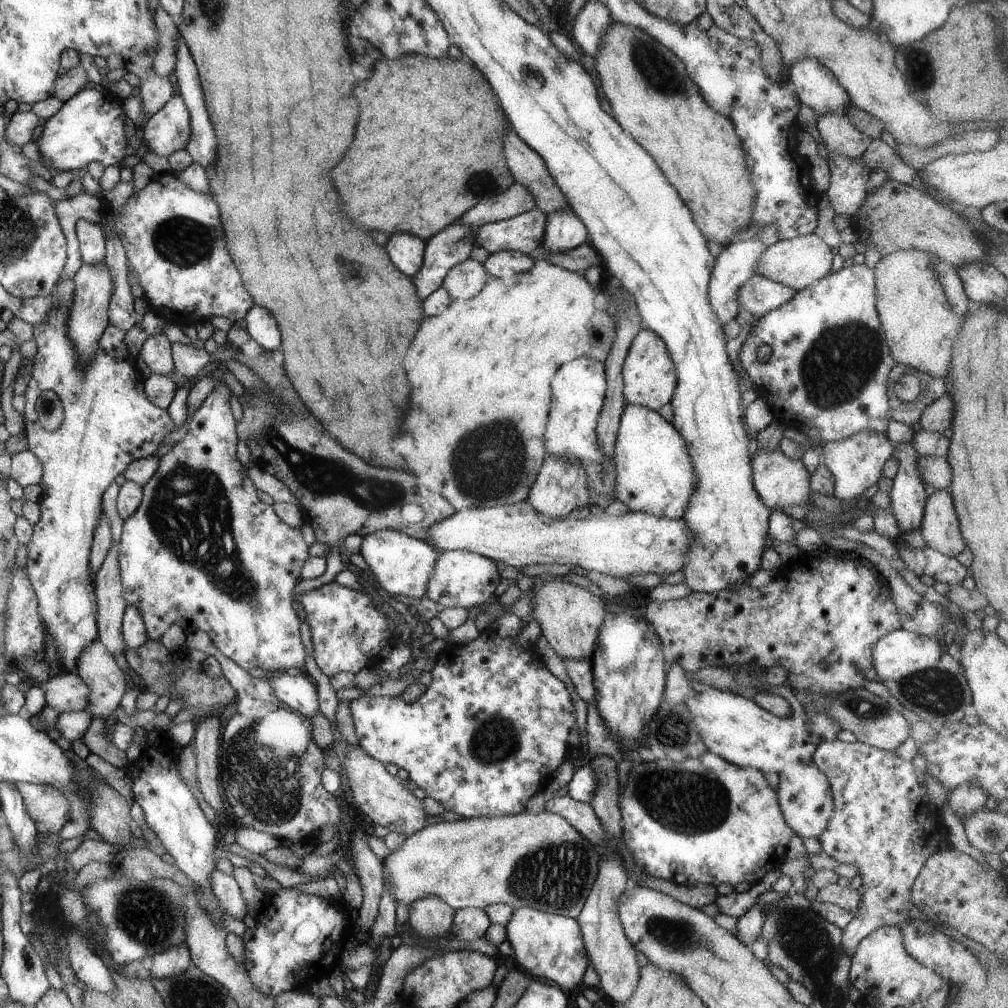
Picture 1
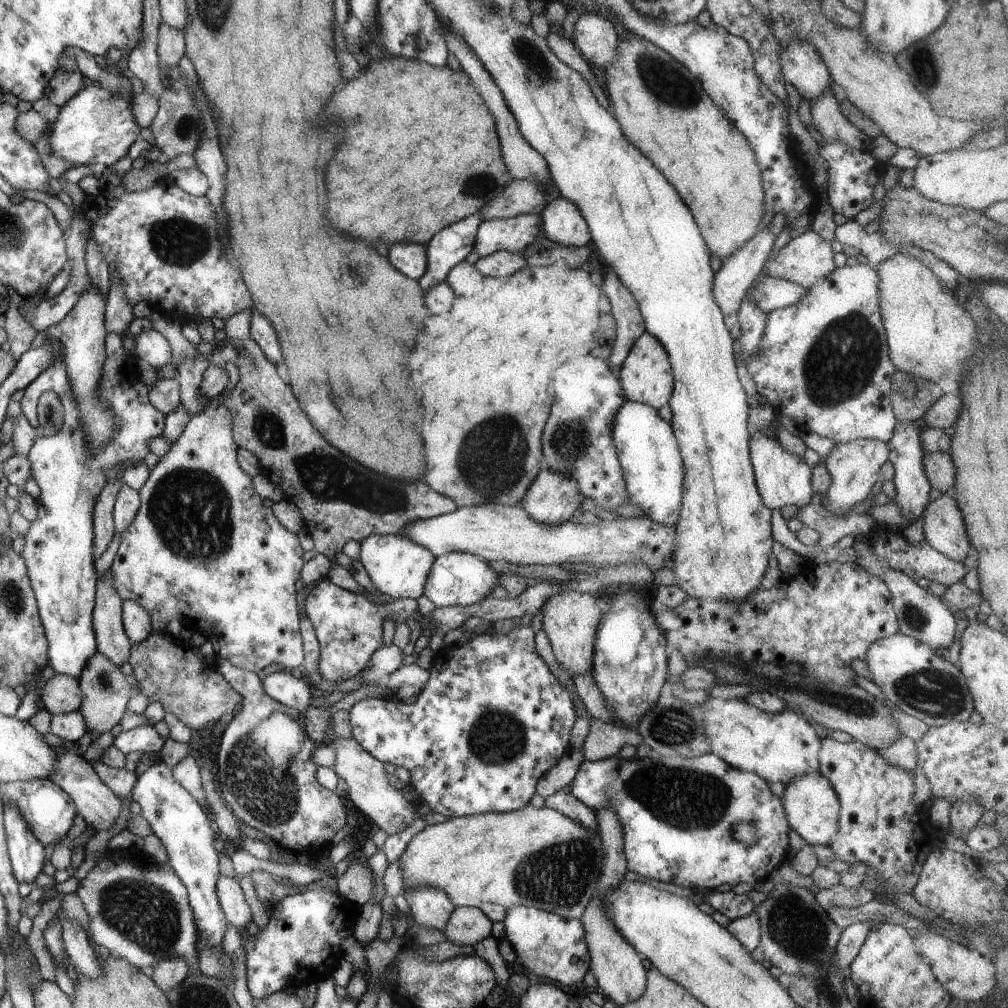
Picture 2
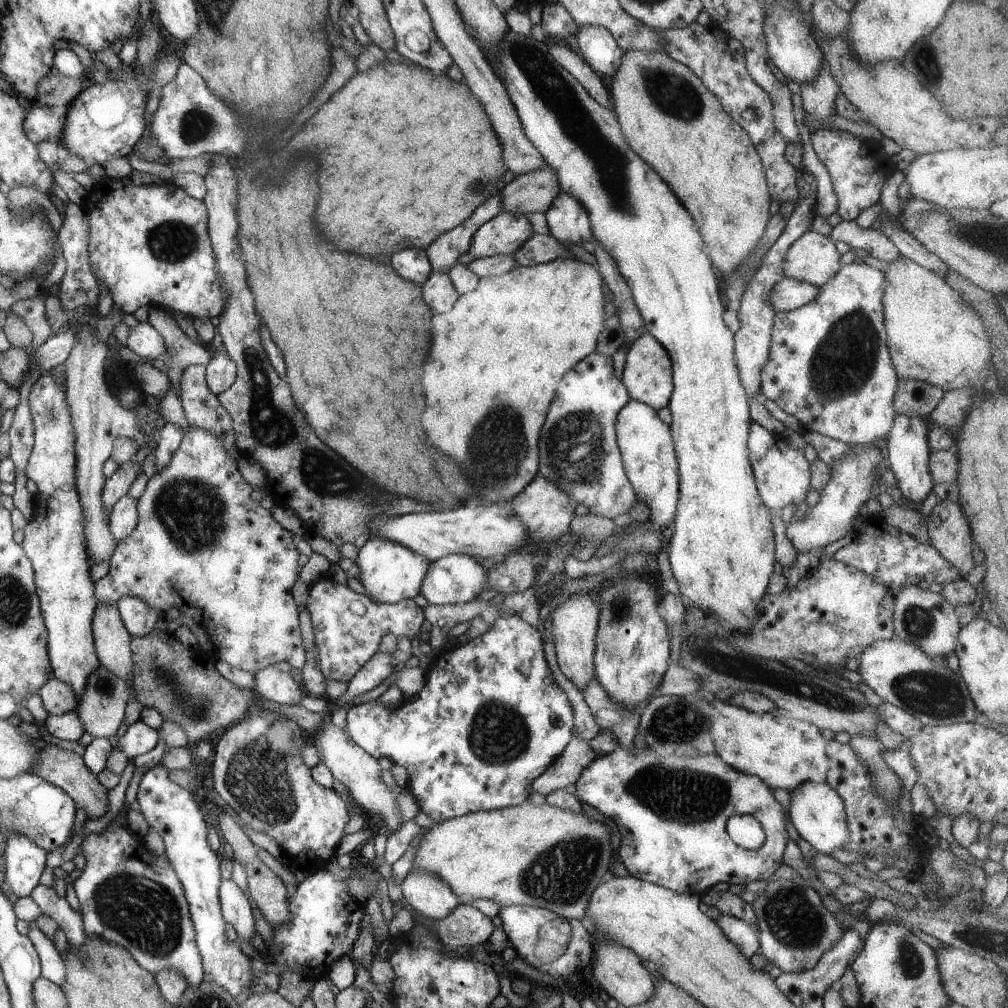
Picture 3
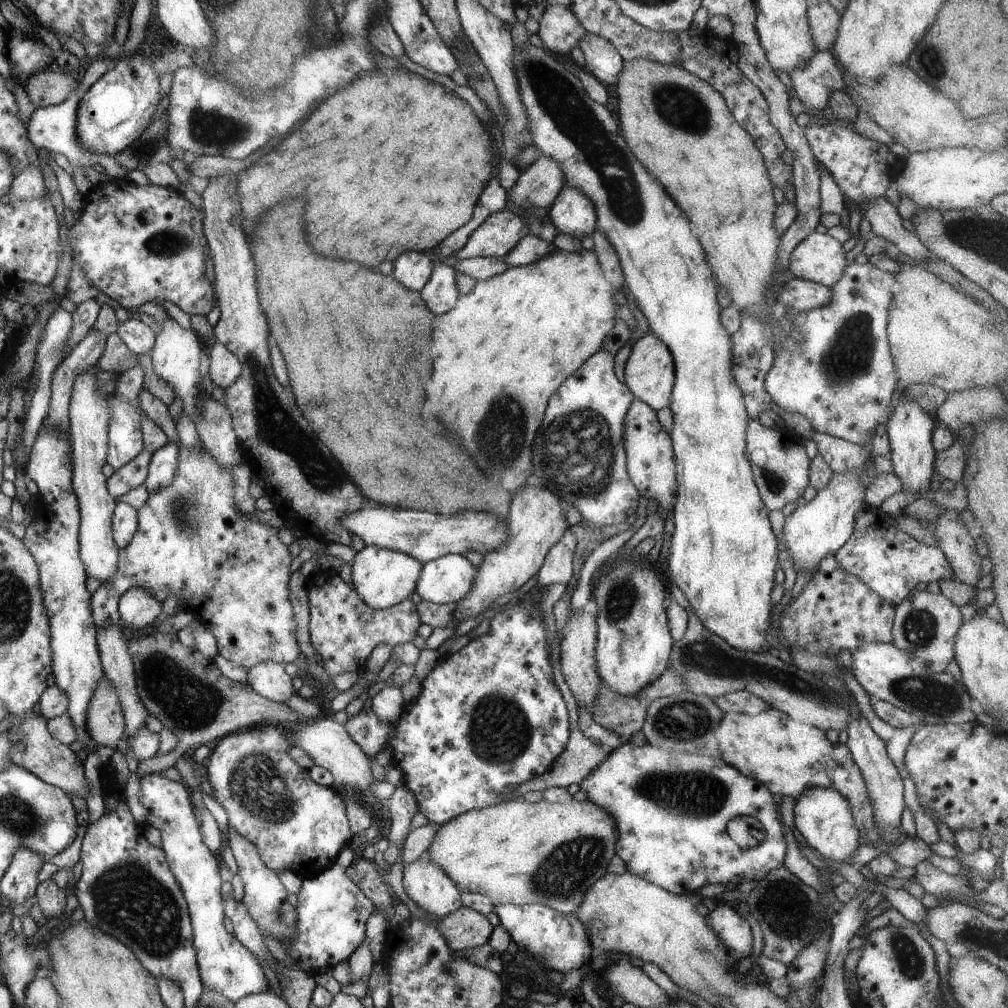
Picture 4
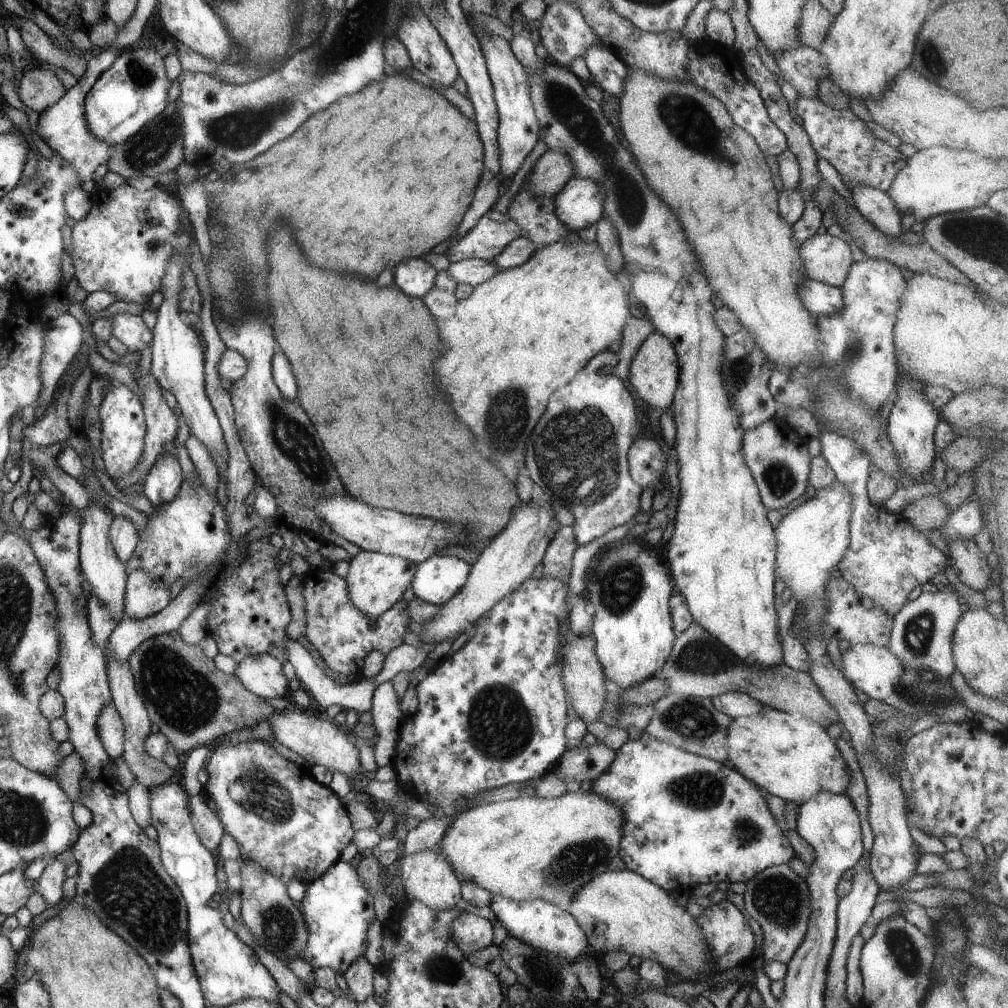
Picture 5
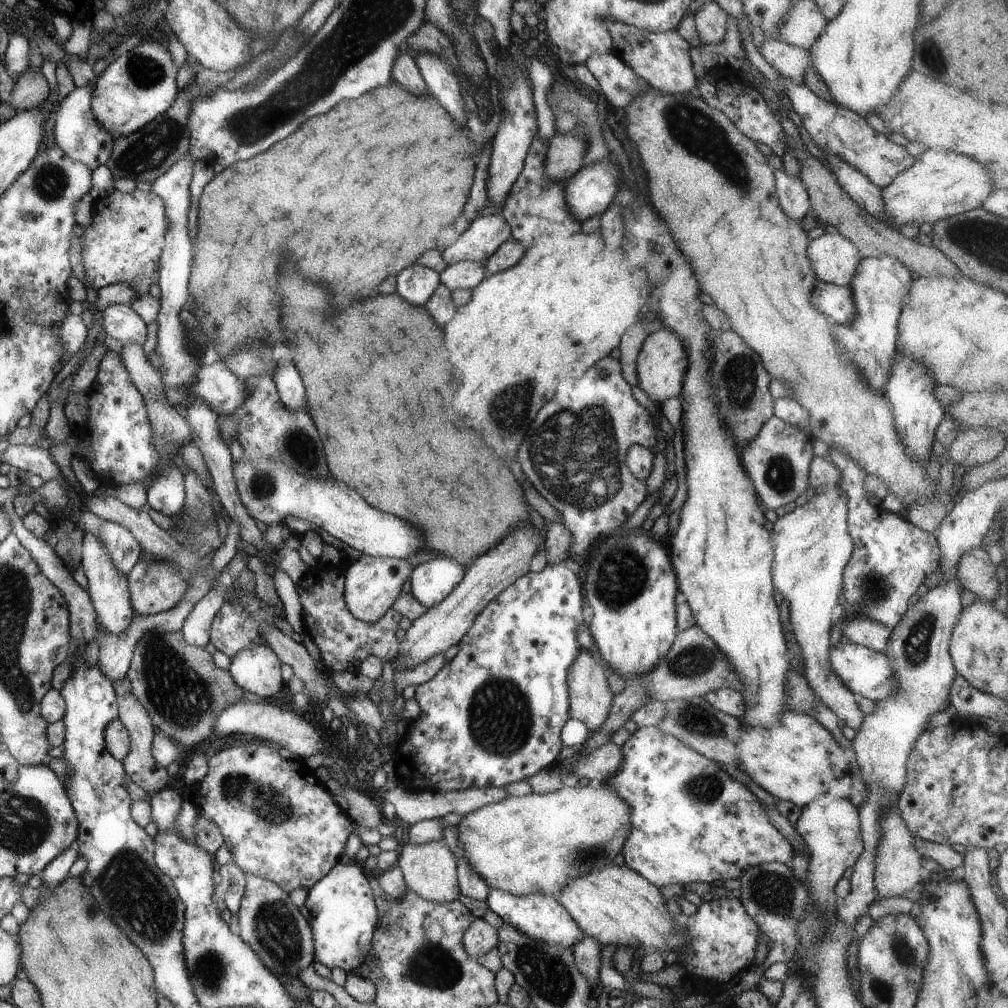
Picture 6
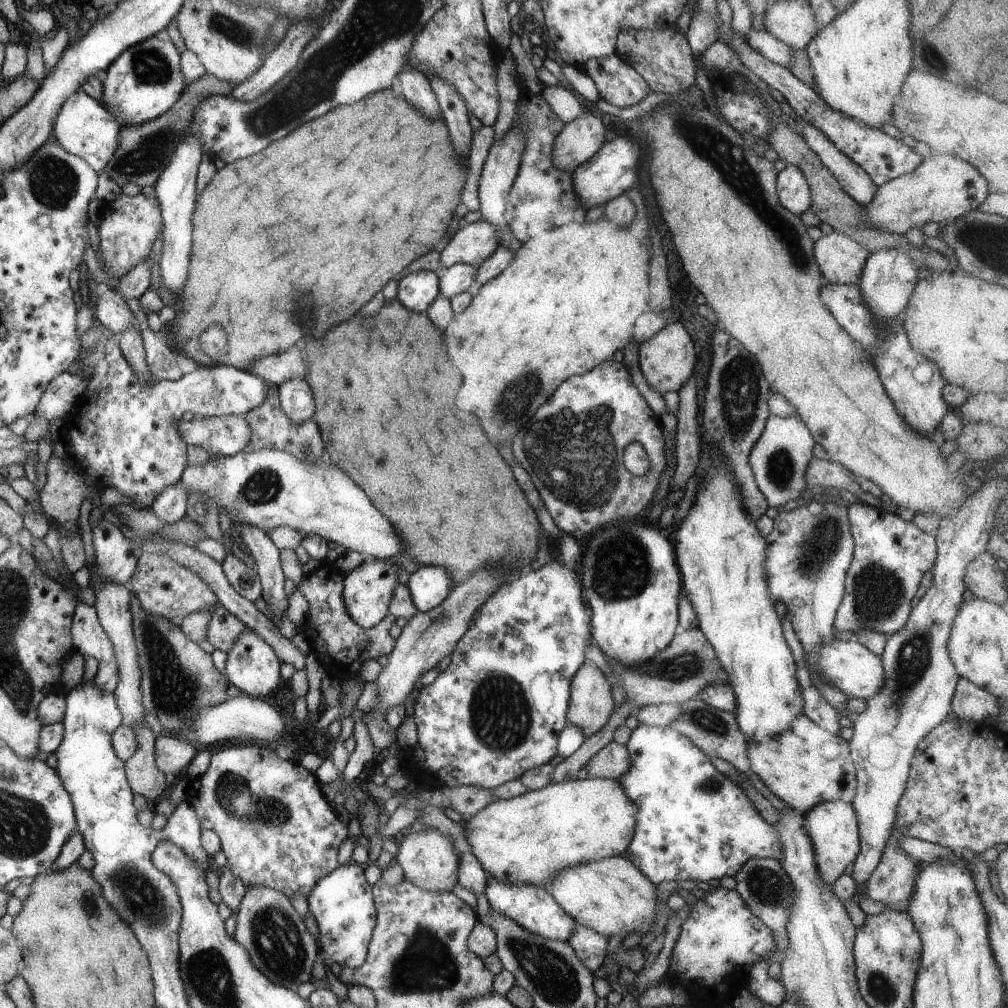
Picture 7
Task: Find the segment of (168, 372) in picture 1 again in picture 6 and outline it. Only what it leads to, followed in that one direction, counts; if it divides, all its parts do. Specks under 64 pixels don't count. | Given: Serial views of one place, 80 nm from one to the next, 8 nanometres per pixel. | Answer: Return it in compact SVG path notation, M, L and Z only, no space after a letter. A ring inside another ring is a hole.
M113 304L104 310L103 325L108 336L122 344L142 347L148 336L147 324L130 305Z

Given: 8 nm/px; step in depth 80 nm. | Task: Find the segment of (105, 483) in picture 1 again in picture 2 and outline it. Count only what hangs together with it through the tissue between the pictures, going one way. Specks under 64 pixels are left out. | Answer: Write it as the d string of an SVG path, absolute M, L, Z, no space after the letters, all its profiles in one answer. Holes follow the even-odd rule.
M109 332L106 336L107 360L103 364L103 372L99 384L99 396L110 407L117 419L117 427L113 432L111 441L101 449L95 451L85 431L85 424L81 419L81 410L77 405L77 396L73 391L71 380L68 376L68 370L65 368L66 350L58 351L42 372L33 378L24 389L24 396L20 400L23 415L28 422L38 428L39 418L37 406L40 395L43 392L55 392L61 400L64 409L64 424L62 428L53 435L37 436L29 450L29 459L31 462L31 471L33 479L41 488L38 498L37 515L38 518L31 522L27 535L24 537L24 550L22 555L26 559L27 570L30 572L31 587L35 591L35 597L38 599L39 615L42 619L44 630L46 631L48 641L48 655L50 655L51 667L59 675L68 675L76 677L78 680L83 673L84 667L90 662L92 656L98 650L98 642L94 627L94 608L95 598L98 596L98 576L94 566L94 512L96 509L99 495L108 483L108 472L124 468L127 460L143 461L148 456L148 440L156 436L163 436L166 430L167 416L162 414L146 396L149 388L144 384L136 384L138 372L134 368L137 355L130 356L124 346L120 333Z

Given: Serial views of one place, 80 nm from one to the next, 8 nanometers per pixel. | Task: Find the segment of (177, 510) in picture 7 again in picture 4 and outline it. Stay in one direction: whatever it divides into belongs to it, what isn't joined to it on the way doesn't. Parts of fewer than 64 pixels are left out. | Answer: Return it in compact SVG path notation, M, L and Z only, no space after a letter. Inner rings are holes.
M166 440L165 446L153 452L150 459L149 471L143 482L149 494L160 487L168 486L176 476L178 466L178 444L172 440Z

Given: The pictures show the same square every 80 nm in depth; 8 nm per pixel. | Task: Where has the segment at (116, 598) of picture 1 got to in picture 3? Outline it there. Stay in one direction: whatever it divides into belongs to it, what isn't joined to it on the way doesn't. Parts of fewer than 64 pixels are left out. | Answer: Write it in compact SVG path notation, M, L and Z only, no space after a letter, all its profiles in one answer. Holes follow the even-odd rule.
M100 603L97 606L94 616L94 637L99 664L104 665L116 677L120 677L122 680L126 681L129 676L132 676L133 652L131 649L131 640L133 636L126 630L116 603Z

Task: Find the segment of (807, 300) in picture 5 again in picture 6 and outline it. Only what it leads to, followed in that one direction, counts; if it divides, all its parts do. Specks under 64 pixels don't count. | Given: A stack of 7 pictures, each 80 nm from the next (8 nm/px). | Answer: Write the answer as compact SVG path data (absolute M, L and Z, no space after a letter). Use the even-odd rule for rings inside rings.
M816 281L811 292L811 303L834 323L851 323L856 314L849 286Z

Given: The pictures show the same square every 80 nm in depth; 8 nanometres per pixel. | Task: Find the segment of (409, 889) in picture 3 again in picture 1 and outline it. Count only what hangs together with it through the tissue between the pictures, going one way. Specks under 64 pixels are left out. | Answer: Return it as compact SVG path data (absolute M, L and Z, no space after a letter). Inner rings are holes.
M424 897L409 906L407 923L422 938L445 938L452 935L455 910L441 898Z

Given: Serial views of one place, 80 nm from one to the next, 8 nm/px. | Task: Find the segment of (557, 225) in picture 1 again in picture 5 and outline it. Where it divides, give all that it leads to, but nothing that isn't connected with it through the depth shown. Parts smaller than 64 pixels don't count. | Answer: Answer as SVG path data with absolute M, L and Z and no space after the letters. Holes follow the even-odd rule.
M572 177L558 194L555 194L555 215L569 229L579 232L582 228L592 226L603 218L604 193L601 186L588 179Z

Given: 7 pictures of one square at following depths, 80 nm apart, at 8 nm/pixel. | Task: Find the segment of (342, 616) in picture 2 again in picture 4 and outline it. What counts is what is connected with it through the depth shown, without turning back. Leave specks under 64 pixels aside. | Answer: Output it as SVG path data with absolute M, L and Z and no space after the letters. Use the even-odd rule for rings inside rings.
M322 570L312 574L308 578L308 598L310 609L309 634L311 644L322 658L322 667L331 676L344 674L344 672L361 673L367 664L370 653L380 644L388 643L392 646L400 643L410 643L418 634L418 628L423 623L417 611L417 606L410 600L403 600L396 606L387 609L375 609L369 607L361 596L340 578L326 576Z

